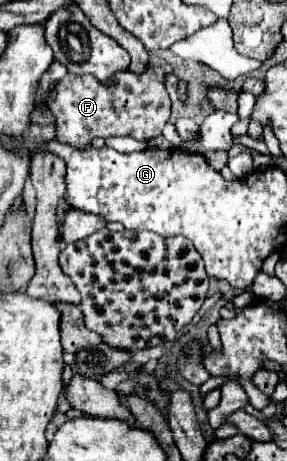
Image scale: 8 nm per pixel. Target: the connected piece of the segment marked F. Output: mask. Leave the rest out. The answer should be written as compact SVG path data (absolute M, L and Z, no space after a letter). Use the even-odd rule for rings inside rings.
M146 67L144 73L132 73L130 69L118 71L114 75L112 85L104 85L102 81L94 79L92 75L74 75L68 73L64 79L60 79L54 89L50 91L48 105L56 119L56 141L66 143L74 149L86 149L90 147L92 139L102 137L116 137L116 135L128 135L138 141L150 141L152 137L160 135L163 127L168 122L171 113L171 103L166 91L166 73L160 67Z

